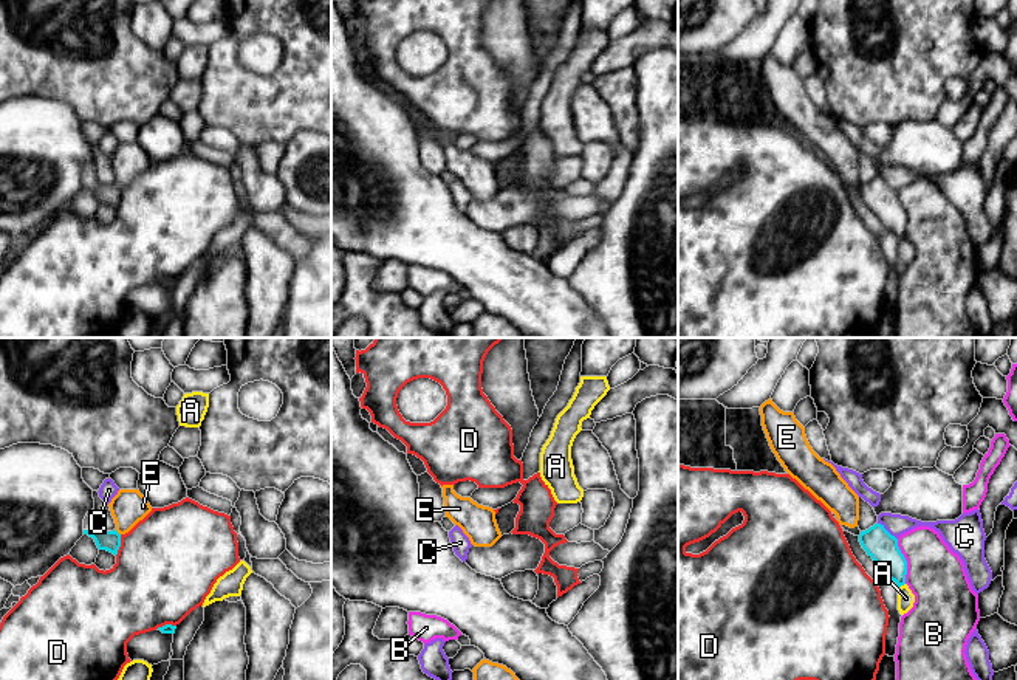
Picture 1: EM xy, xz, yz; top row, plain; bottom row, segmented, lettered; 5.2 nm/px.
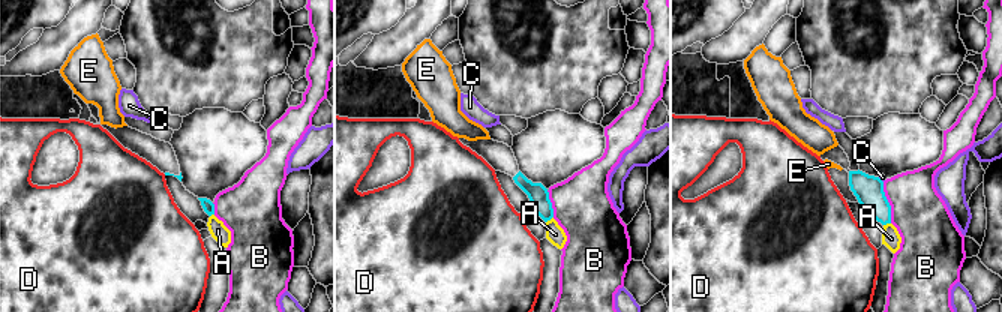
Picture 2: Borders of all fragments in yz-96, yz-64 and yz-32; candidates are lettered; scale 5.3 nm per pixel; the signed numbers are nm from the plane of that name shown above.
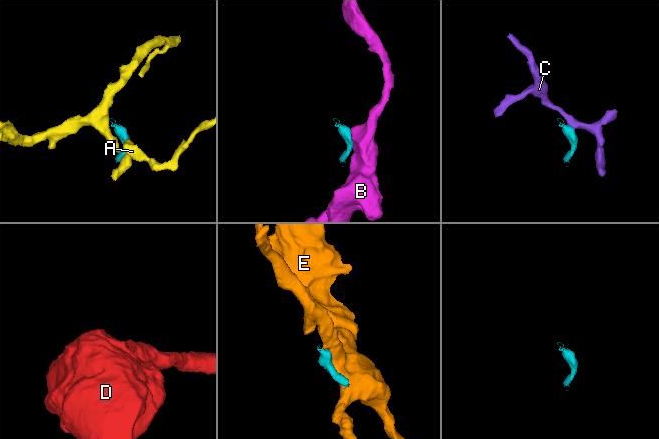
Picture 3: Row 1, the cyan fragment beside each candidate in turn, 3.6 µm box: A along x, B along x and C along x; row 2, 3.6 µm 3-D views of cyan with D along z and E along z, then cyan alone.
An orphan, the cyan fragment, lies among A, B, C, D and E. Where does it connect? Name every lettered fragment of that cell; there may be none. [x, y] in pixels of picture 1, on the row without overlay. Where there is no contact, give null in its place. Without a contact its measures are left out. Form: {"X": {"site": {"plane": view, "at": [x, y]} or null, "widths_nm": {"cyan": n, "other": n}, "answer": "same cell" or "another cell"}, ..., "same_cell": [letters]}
{"A": {"site": {"plane": "yz", "at": [901, 237]}, "widths_nm": {"cyan": 160, "other": 90}, "answer": "another cell"}, "B": {"site": {"plane": "yz", "at": [906, 214]}, "widths_nm": {"cyan": 160, "other": 300}, "answer": "another cell"}, "C": {"site": {"plane": "yz", "at": [886, 183]}, "widths_nm": {"cyan": 160, "other": 110}, "answer": "another cell"}, "D": {"site": {"plane": "xy", "at": [119, 199]}, "widths_nm": {"cyan": 110, "other": 500}, "answer": "another cell"}, "E": {"site": {"plane": "xy", "at": [118, 186]}, "widths_nm": {"cyan": 110, "other": 180}, "answer": "another cell"}, "same_cell": []}

